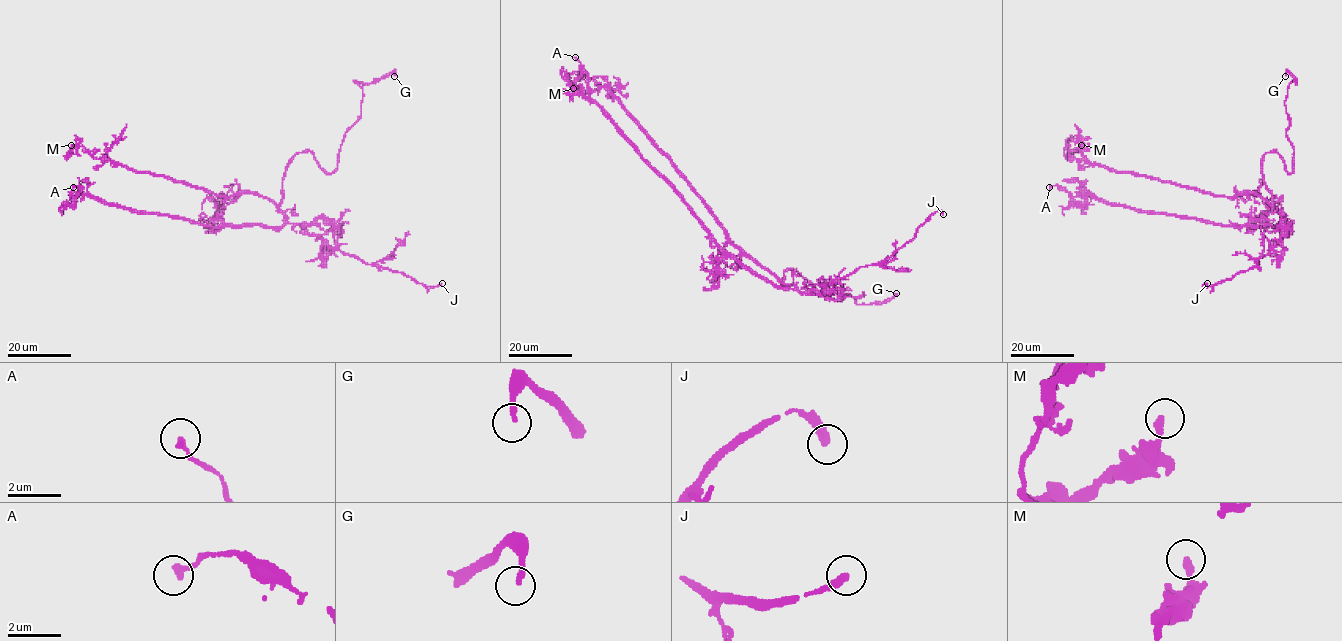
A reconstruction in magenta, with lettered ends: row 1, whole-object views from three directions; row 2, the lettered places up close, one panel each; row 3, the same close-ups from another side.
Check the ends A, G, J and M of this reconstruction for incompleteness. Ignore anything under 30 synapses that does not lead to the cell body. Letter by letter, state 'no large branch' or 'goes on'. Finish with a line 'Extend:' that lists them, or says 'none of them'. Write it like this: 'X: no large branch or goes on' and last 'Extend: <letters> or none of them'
A: no large branch
G: no large branch
J: goes on
M: no large branch
Extend: J

